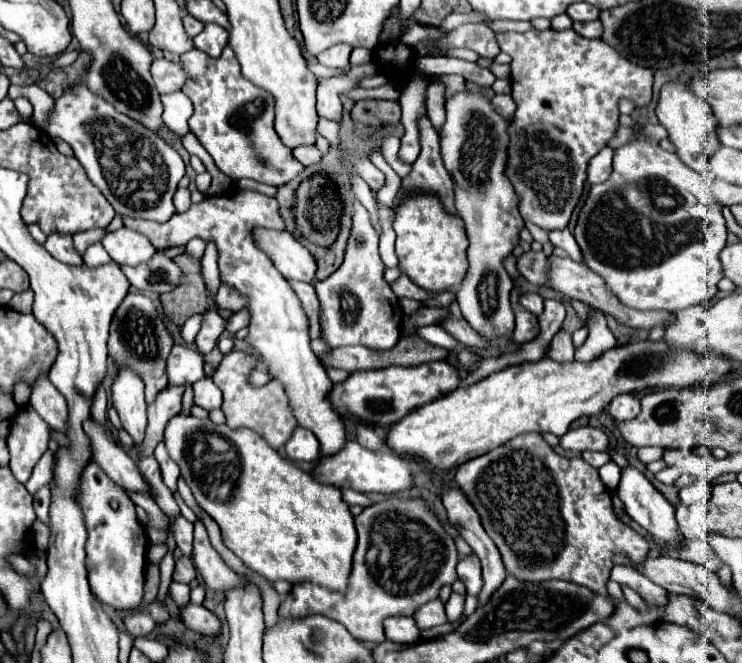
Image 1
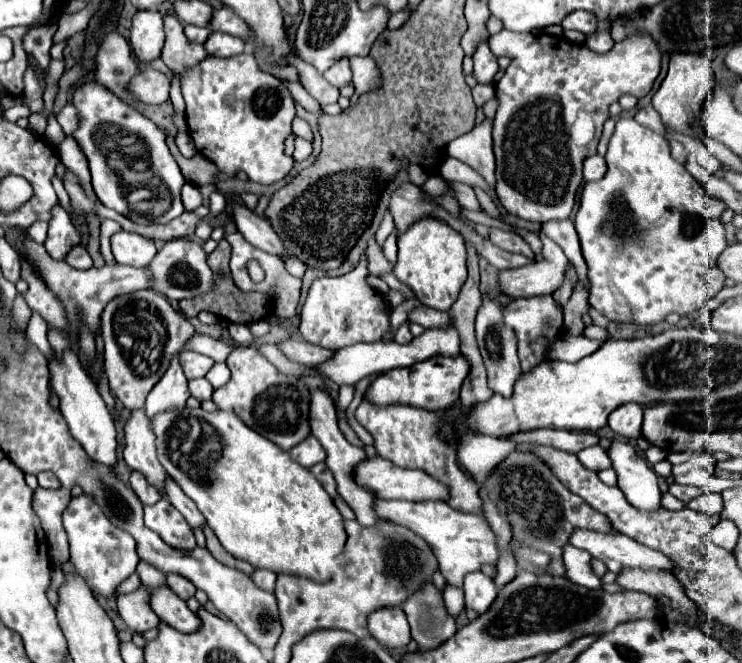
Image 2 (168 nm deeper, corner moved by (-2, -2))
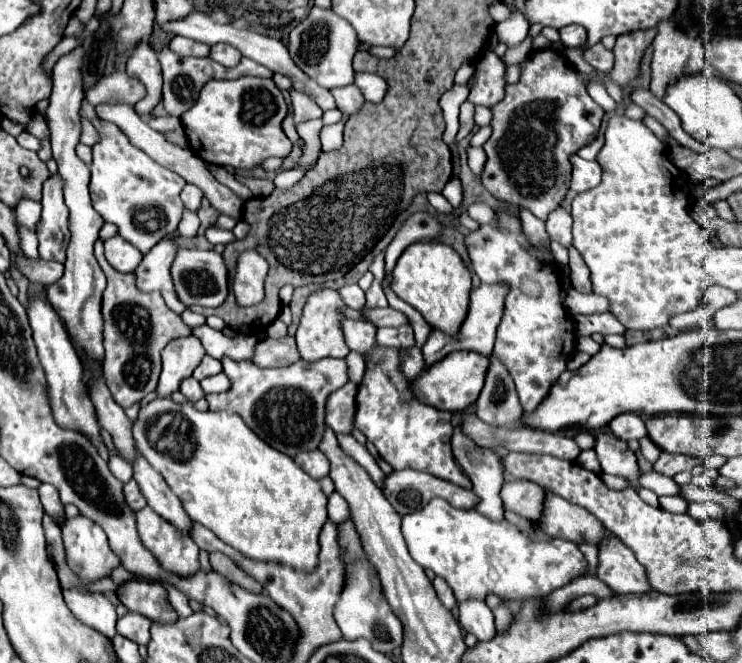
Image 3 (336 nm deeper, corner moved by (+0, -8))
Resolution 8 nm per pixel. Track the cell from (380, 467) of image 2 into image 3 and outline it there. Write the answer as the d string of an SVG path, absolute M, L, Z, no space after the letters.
M411 468L387 474L383 494L401 516L419 510L435 496L445 498L455 508L473 508L477 504L477 496L471 490Z

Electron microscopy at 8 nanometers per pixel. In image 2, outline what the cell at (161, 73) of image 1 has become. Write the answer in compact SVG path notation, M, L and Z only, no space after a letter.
M143 66L127 84L127 92L143 104L163 104L169 100L169 78L151 66Z

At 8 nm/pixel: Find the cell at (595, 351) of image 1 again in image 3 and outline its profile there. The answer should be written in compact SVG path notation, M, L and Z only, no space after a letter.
M557 208L555 212L551 212L545 224L547 224L547 234L551 236L551 240L559 242L565 248L571 246L573 220L571 220L571 214L565 208Z

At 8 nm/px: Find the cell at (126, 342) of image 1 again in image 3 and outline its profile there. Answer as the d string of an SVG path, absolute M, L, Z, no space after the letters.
M103 240L95 242L95 258L107 276L107 288L101 302L101 314L105 322L103 374L113 400L121 408L129 408L155 390L161 374L161 350L175 338L191 336L191 328L181 320L179 314L165 306L161 294L139 292L135 286L135 274L121 274L113 270L113 266L109 266L103 256Z

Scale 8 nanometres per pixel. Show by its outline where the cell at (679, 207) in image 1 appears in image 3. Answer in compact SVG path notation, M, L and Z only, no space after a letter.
M613 116L609 120L609 126L605 130L605 146L601 148L601 154L597 156L599 166L603 168L603 182L587 192L581 192L573 198L573 246L579 250L579 254L583 256L587 268L591 270L591 284L593 284L593 292L599 296L605 296L609 300L609 312L629 330L653 330L653 328L661 328L665 326L673 316L695 310L701 302L701 298L705 296L703 292L713 284L709 282L709 278L705 276L703 270L703 260L705 256L715 250L719 246L717 238L713 232L707 232L703 226L699 226L693 216L691 216L691 200L689 200L689 184L687 184L687 176L683 176L679 172L679 168L673 166L673 162L669 160L667 148L661 144L659 138L655 138L655 134L639 120L631 120L627 116Z

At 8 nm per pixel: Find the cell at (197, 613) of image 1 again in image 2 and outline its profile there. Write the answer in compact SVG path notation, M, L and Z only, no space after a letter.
M169 586L151 588L149 606L159 616L161 622L177 628L179 632L193 632L201 624L199 616L195 612L187 610L185 602Z

